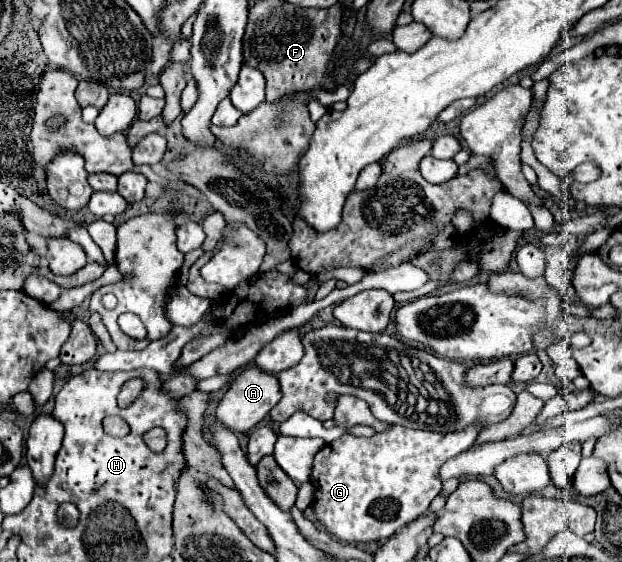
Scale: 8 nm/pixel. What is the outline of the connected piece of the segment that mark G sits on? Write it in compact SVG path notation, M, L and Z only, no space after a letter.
M393 426L389 432L371 438L341 436L325 444L313 462L311 484L319 490L313 496L311 510L325 530L349 544L367 544L387 540L405 524L421 516L431 500L441 492L437 470L441 462L473 446L481 426L469 426L457 434L437 434Z

